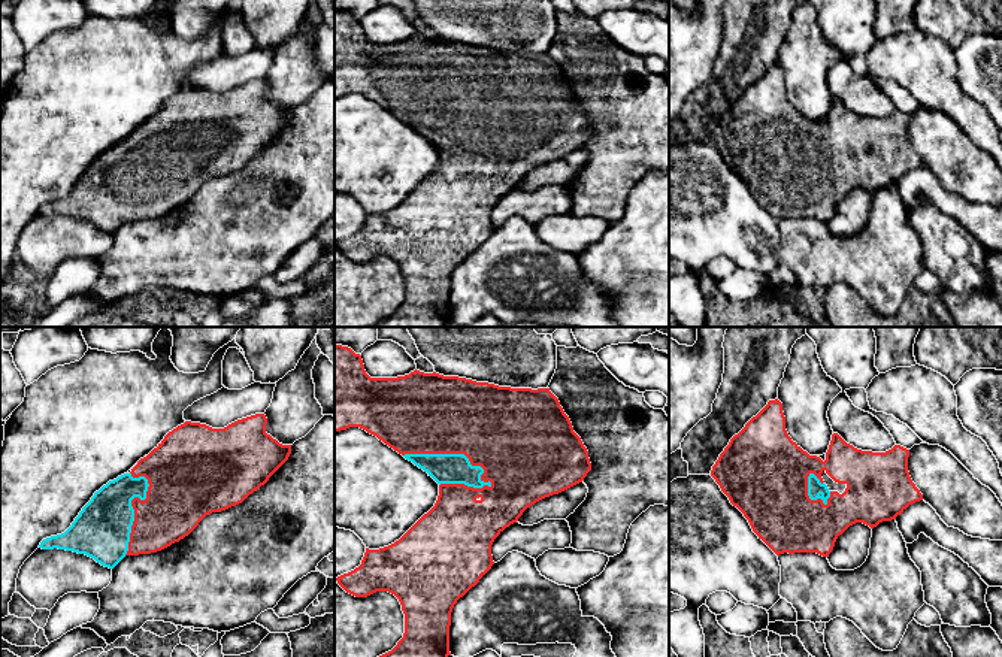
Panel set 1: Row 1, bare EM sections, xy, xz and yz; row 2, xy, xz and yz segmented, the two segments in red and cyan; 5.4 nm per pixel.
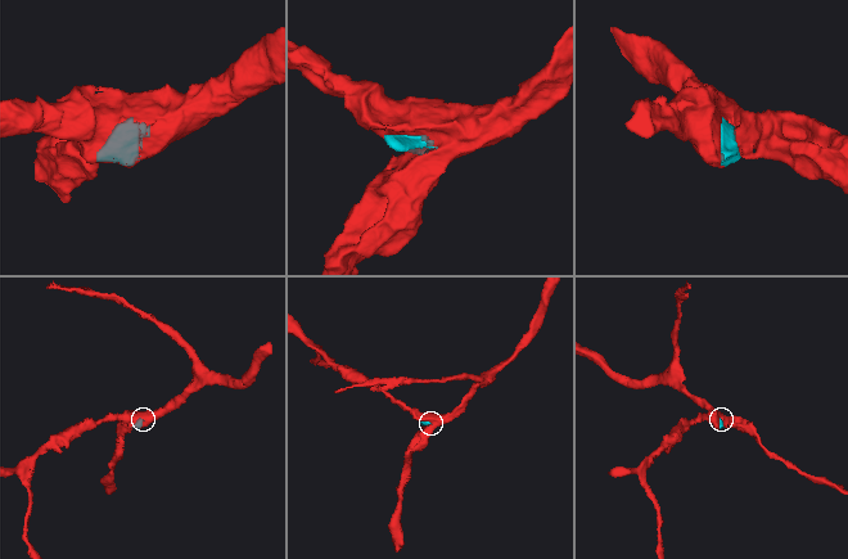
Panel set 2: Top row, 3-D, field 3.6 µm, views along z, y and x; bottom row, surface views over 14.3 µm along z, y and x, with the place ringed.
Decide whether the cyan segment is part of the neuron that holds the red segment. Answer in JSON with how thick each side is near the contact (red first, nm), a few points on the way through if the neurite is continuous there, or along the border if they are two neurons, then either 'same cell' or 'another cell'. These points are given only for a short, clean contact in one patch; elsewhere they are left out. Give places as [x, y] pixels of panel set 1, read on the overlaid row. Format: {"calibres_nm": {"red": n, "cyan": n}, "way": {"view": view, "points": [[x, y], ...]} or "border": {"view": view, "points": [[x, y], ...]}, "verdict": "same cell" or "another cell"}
{"calibres_nm": {"red": 440, "cyan": 160}, "verdict": "same cell"}

